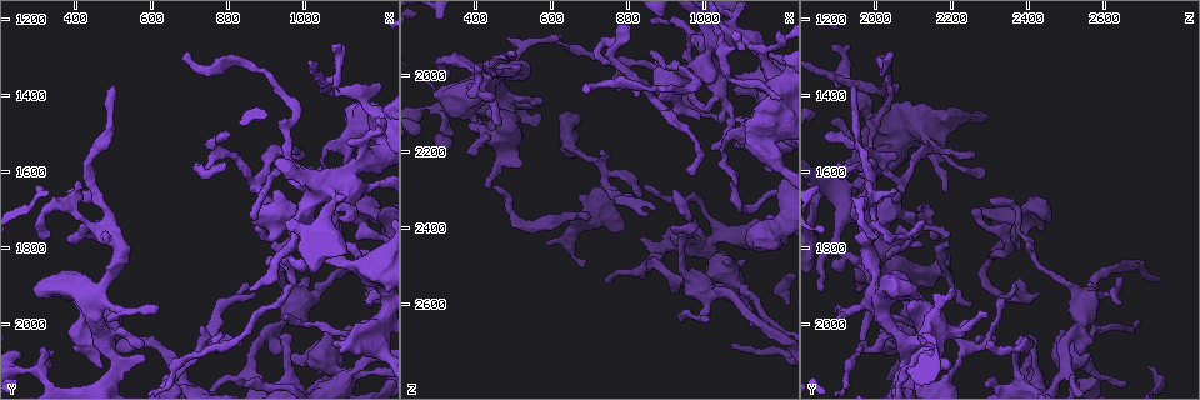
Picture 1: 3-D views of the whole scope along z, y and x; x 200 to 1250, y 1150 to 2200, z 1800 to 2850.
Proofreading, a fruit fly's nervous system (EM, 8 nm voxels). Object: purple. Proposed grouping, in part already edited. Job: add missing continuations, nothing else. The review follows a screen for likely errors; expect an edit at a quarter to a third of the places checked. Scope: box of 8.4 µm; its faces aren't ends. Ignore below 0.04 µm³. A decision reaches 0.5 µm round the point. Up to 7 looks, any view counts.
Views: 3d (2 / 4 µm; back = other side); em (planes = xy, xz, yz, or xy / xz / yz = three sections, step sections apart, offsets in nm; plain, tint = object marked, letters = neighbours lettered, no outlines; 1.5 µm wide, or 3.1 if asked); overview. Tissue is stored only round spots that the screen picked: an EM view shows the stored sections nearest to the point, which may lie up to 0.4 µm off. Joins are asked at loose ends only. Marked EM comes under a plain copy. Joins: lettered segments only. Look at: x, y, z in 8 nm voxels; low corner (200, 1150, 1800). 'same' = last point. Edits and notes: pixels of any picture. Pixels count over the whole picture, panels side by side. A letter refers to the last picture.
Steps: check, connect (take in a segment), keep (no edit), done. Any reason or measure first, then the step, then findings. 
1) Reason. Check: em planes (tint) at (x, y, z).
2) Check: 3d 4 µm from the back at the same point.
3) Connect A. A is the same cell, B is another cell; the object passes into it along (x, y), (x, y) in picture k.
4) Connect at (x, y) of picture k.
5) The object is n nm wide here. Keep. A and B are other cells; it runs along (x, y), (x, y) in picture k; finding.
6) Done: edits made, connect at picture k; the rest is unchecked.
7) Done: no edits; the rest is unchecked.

Branch stops here. Check: em planes (letters) at (875, 1745, 1950).

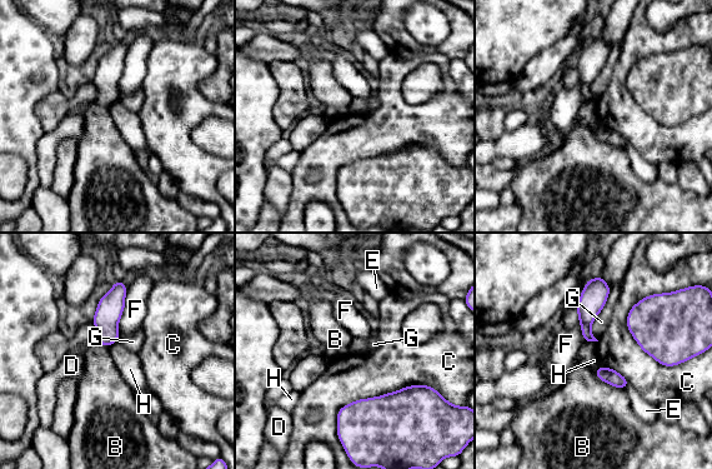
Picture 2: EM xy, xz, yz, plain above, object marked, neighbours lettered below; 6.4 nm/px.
Keep. B, C, D, E, F, G and H are other cells; a border runs along (597, 340), (583, 342) in picture 2; no lettered segment goes on from it.

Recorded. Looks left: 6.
Branch stops here. Check: 3d 2 µm from the back at (385, 2020, 2135).

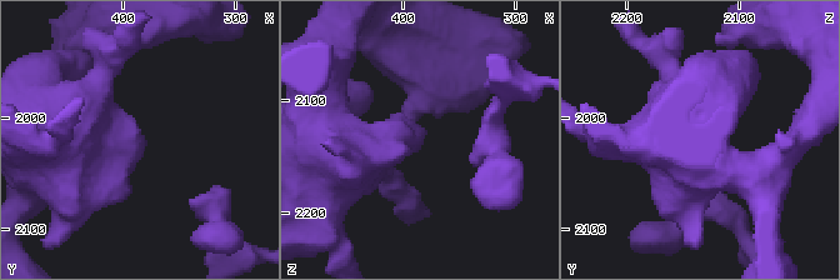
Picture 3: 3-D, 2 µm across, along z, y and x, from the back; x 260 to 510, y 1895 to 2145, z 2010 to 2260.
Check: em yz step 4 (tint) at (384, 2016, 2140).

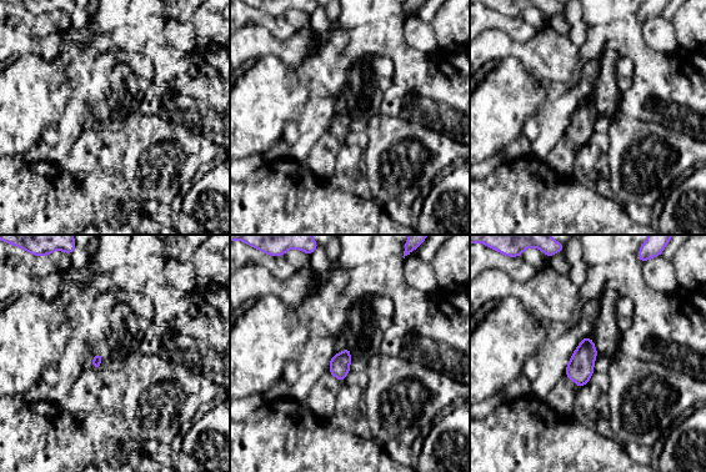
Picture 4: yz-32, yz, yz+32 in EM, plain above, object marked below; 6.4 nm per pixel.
What lies round it. Check: em yz step 4 (letters) at the same point.

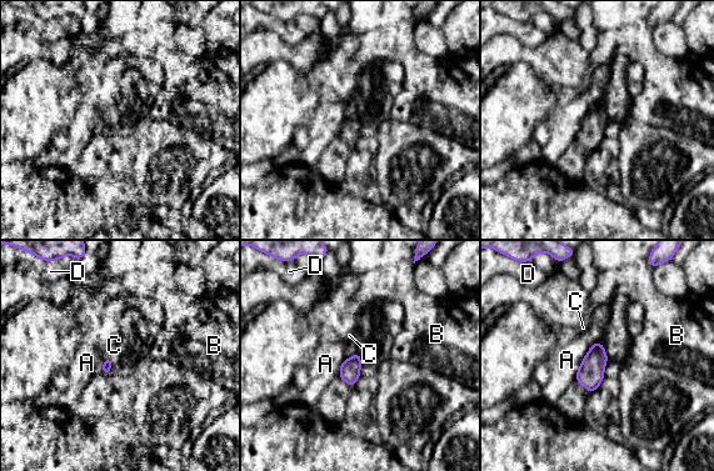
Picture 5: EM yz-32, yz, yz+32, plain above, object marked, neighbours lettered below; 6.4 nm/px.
The longest contact is with A, 300 nm. Keep. A, B, C and D are other cells; a border runs along (358, 351), (345, 359) in picture 5; no lettered segment goes on from it.

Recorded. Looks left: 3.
Check: 3d 2 µm at (965, 2080, 2565).

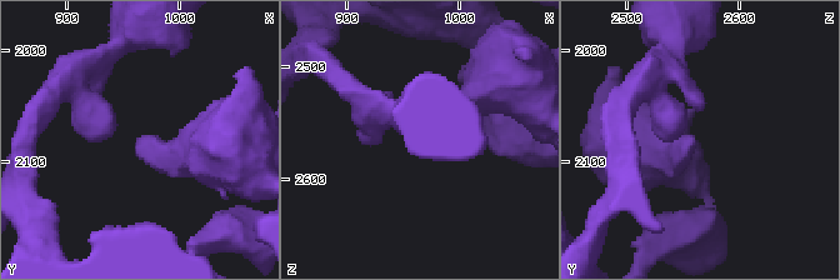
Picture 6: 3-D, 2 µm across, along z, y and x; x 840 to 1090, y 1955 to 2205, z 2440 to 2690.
Check: em xy step 4 (letters) at (966, 2086, 2560).

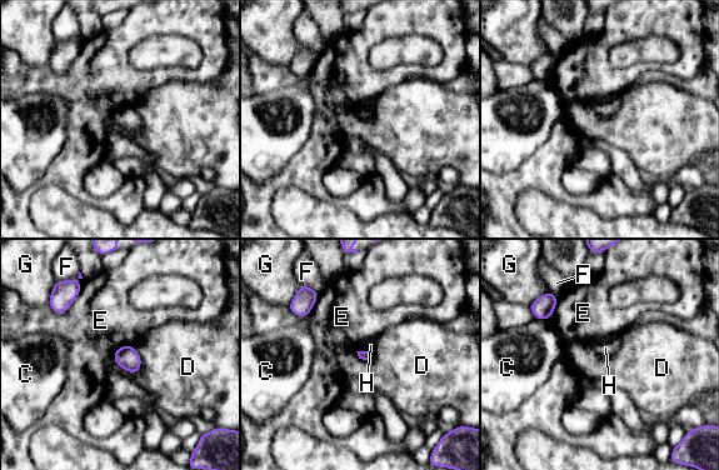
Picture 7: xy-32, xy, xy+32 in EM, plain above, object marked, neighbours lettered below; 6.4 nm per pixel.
Cut it another way. Check: em planes (letters) at the same point.

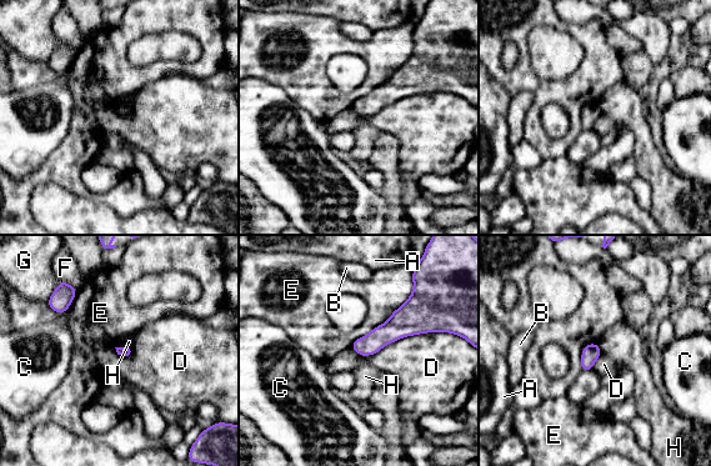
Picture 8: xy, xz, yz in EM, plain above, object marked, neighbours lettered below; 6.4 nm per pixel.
The longest contact is with D, 600 nm. Keep. A, B, C, D, E, F, G and H are other cells; no lettered segment goes on from it.

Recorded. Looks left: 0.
Done: no edits; the rest is unchecked.

